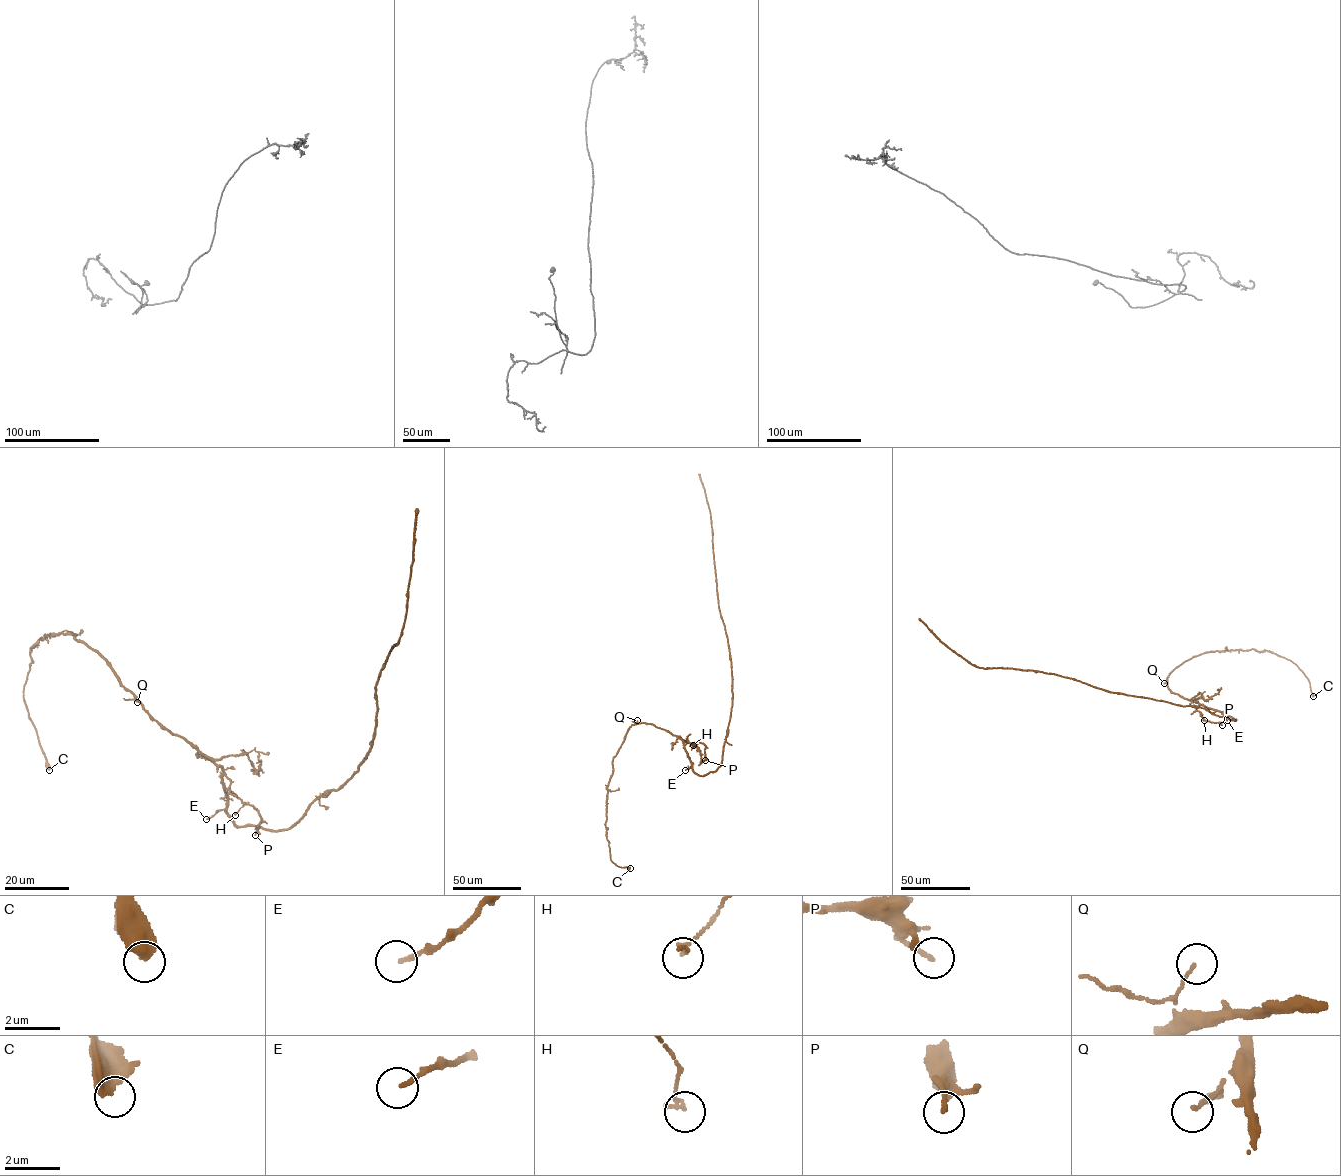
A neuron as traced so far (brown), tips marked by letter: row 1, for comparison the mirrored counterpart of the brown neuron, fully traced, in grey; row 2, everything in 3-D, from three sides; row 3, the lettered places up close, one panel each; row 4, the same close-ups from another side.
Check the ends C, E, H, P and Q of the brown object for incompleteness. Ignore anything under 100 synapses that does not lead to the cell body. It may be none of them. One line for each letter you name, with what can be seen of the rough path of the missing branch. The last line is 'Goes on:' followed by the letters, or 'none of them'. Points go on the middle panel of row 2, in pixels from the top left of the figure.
E: (685, 770), (672, 745), (672, 720), (688, 707), (704, 708), (727, 702)
Goes on: E

